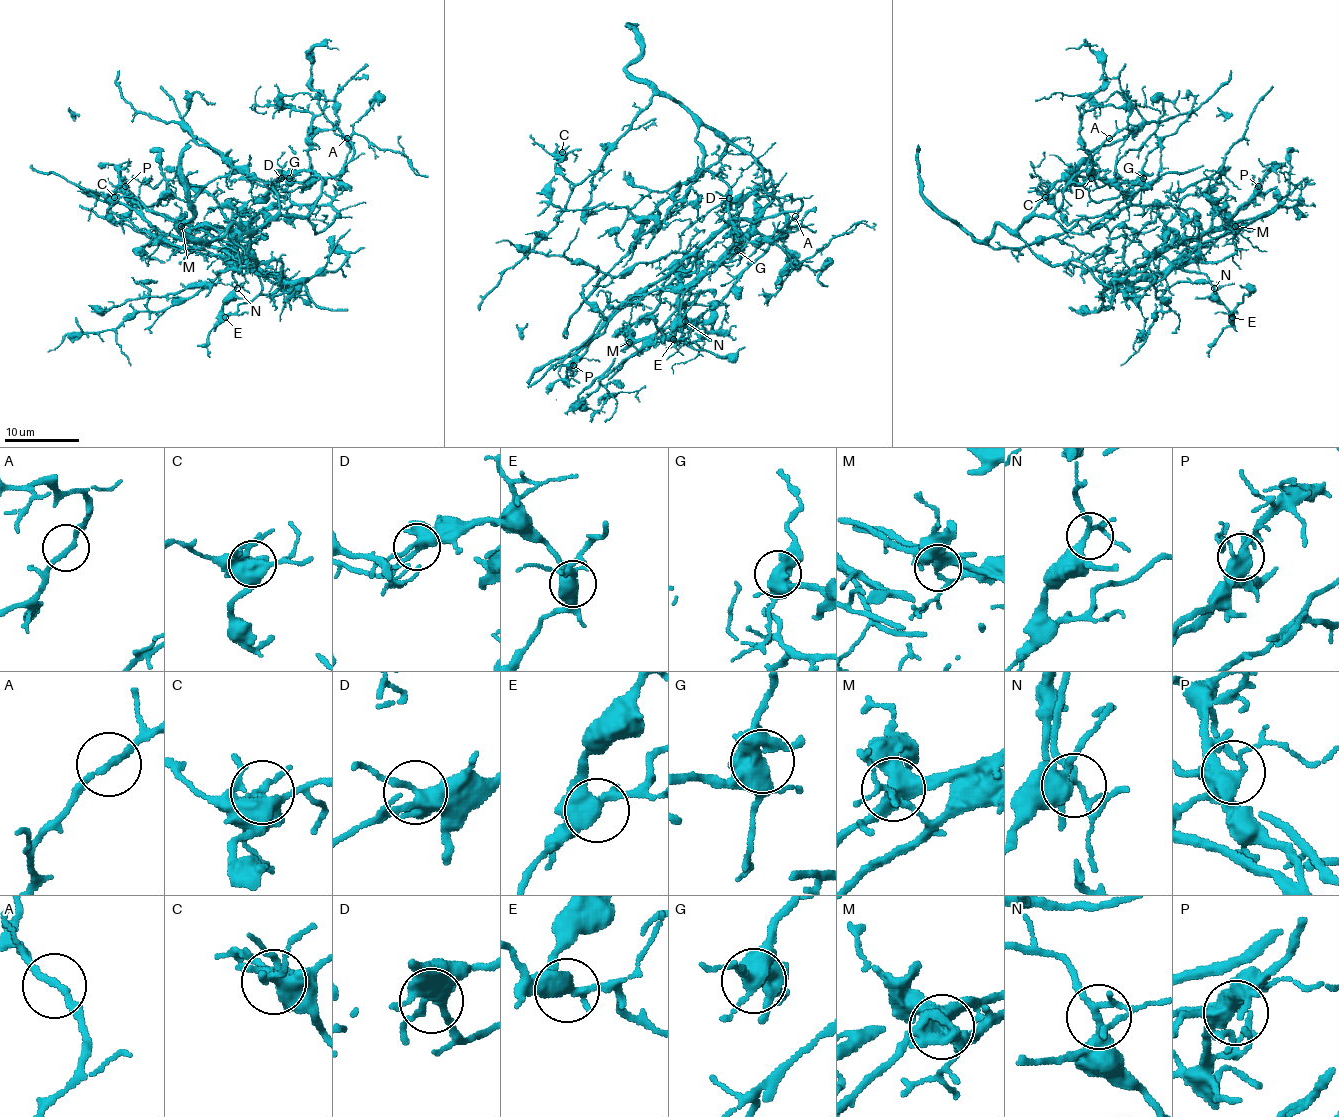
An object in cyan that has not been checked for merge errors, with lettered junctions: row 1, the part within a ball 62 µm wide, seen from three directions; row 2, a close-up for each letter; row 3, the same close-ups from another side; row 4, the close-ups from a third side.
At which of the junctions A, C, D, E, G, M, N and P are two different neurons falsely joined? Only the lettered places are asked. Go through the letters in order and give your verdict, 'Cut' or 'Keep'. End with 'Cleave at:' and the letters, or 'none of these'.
A: Keep
C: Keep
D: Keep
E: Keep
G: Keep
M: Cut
N: Keep
P: Keep
Cleave at: M

